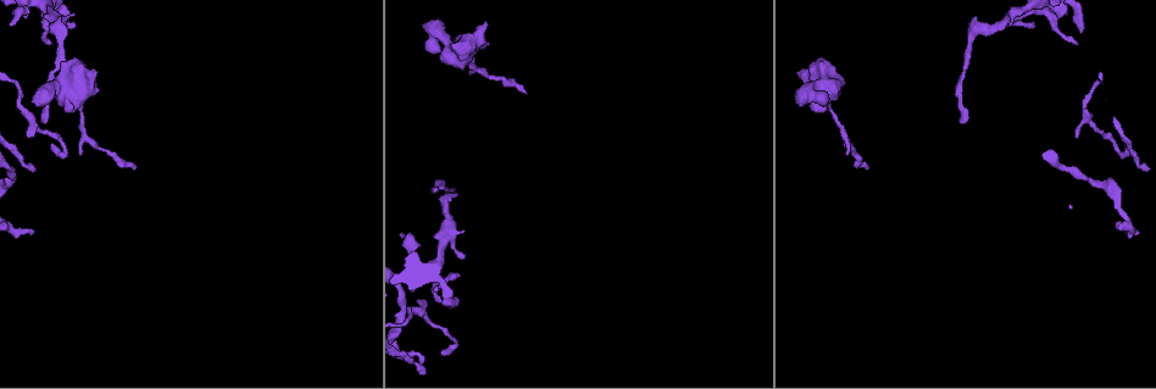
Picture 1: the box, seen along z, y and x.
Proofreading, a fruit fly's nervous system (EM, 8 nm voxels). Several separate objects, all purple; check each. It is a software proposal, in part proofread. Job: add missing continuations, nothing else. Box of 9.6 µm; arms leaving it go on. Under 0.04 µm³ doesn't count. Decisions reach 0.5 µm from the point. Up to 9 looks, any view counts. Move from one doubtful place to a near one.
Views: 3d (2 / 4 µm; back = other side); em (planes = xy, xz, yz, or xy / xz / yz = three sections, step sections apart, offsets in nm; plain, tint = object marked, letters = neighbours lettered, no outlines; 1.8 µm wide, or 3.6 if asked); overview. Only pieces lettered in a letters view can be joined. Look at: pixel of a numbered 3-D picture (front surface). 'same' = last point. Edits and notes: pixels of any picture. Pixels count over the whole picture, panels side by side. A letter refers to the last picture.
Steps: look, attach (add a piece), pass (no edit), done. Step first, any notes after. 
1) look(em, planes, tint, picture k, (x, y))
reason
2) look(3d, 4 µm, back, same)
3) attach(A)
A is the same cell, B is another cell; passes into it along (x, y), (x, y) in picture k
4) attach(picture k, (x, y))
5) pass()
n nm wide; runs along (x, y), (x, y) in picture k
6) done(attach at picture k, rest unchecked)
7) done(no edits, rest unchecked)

look(em, xy, step 4, letters, picture 1, (464, 259))

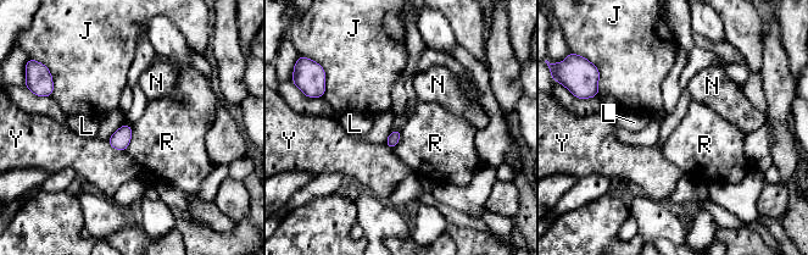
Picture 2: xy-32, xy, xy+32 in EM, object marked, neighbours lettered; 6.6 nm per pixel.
look(em, planes, letters, same)
another direction

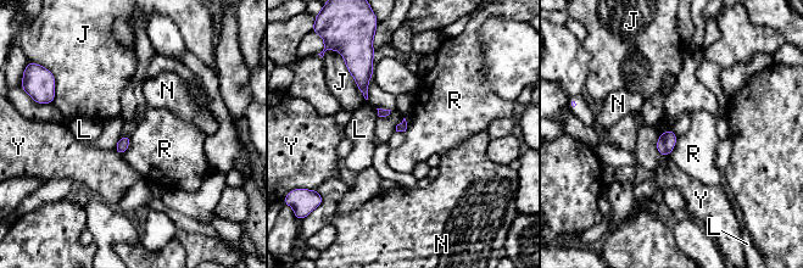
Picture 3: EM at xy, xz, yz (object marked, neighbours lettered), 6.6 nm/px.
pass()
J, L, N, R and Y are other cells; border along (676, 135), (674, 148), (667, 155) in picture 3; no lettered piece goes on from it

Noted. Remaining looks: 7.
look(em, planes, letters, picture 1, (424, 23))
free end

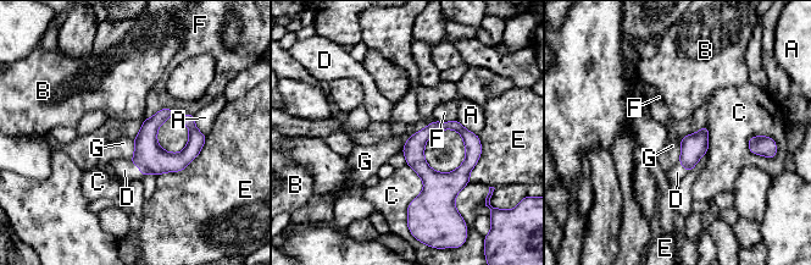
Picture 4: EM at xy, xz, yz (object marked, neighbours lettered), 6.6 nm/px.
attach(D)
140 nm wide; D is the same cell, A, B, C, E, F and G are other cells; the cell continues

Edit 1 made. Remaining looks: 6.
look(3d, 2 µm, picture 1, (430, 189))
tapers out

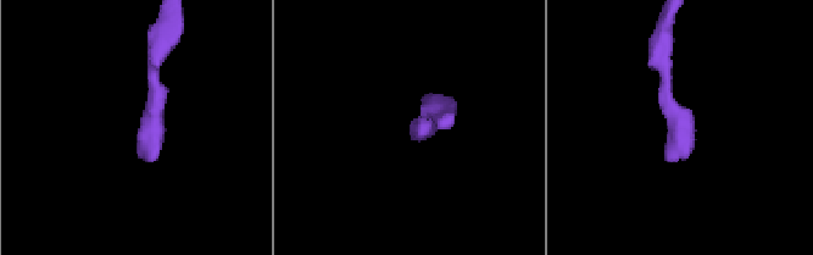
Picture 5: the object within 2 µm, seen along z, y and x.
look(em, planes, letters, picture 5, (685, 155))
shape alone is not enough

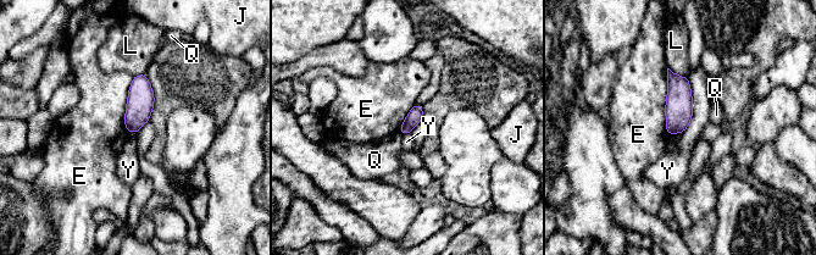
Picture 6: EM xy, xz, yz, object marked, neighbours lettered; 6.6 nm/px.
pass()
E touches over 460 nm; E, J, L, Q and Y are other cells; border along (693, 101), (692, 118), (681, 133) in picture 6; no lettered piece goes on from it

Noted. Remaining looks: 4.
done(attach at picture 4, rest unchecked)

